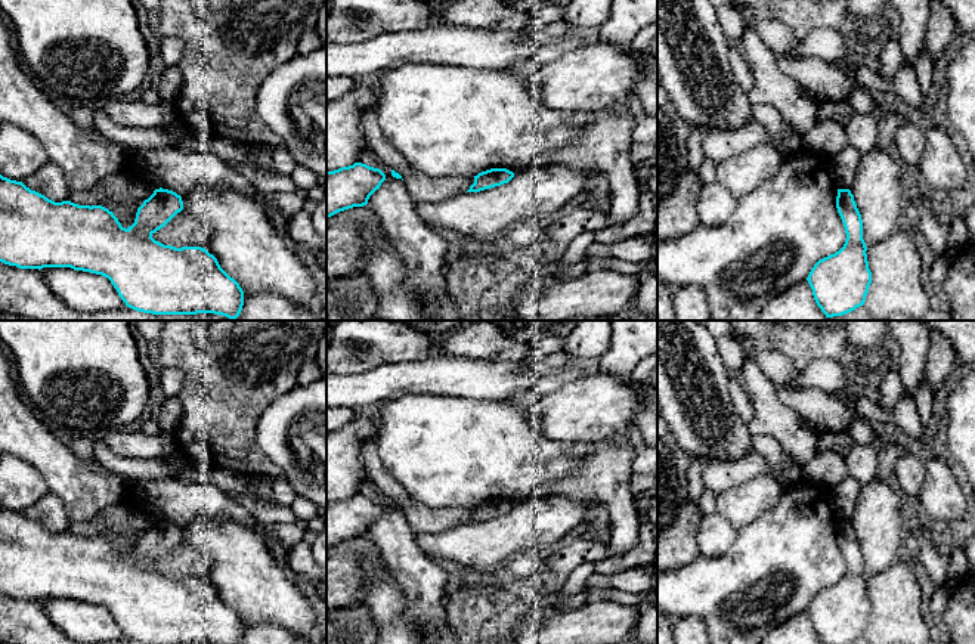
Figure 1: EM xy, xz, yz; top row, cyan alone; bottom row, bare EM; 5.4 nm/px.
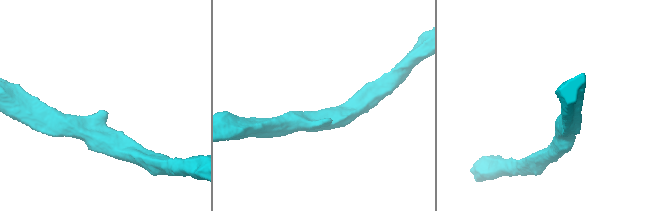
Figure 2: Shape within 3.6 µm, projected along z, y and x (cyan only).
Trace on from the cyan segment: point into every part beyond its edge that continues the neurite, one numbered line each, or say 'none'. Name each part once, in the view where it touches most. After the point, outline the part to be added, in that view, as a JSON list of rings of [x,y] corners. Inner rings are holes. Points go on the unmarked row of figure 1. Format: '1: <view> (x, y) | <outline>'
none

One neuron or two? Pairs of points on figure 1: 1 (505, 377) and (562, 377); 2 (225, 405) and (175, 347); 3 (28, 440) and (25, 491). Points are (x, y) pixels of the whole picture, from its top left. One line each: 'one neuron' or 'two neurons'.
1: one neuron
2: one neuron
3: two neurons

